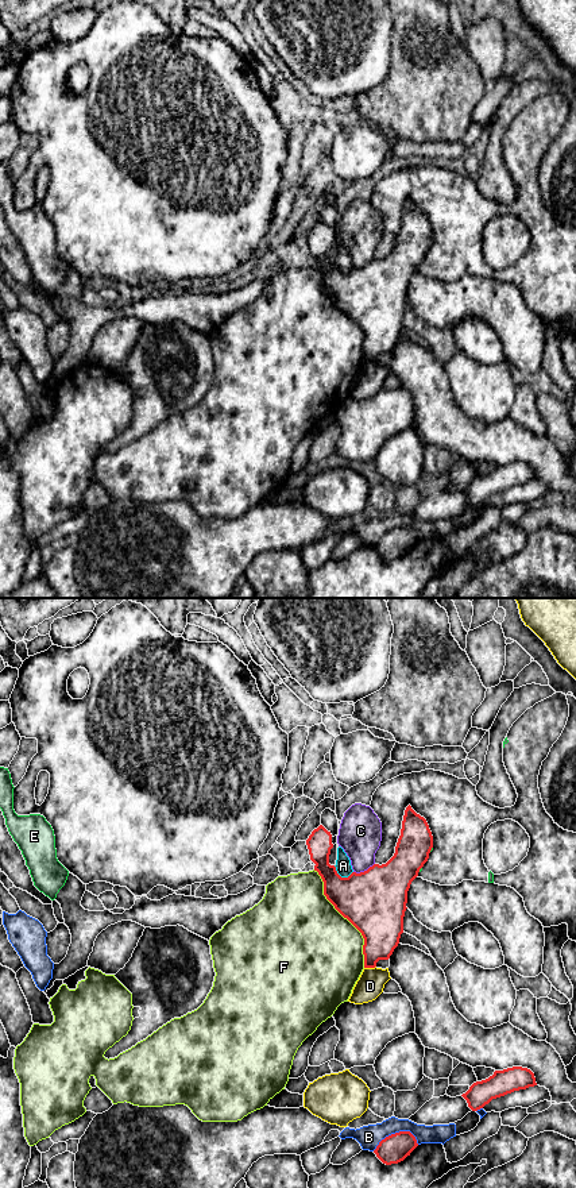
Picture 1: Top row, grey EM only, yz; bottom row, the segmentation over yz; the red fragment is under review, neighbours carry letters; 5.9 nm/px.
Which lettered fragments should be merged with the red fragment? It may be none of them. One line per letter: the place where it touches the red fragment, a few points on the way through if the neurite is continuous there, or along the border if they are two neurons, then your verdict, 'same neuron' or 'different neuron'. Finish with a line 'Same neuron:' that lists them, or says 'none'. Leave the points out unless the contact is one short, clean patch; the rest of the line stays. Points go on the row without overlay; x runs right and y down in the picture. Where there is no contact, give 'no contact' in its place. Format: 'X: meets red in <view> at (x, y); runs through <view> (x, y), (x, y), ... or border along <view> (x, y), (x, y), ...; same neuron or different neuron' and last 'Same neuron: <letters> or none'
A: meets red in yz at (340, 272); different neuron
B: meets red in yz at (395, 528); different neuron
C: meets red in yz at (364, 266); different neuron
D: meets red in yz at (370, 362); different neuron
E: meets red in yz at (430, 245); different neuron
F: meets red in yz at (346, 312); different neuron
Same neuron: none

